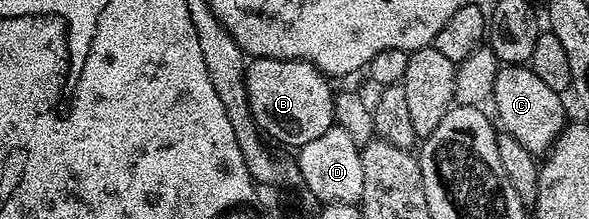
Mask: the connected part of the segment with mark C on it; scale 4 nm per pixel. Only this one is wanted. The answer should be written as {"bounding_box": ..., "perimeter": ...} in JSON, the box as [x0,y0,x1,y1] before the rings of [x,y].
{"bounding_box":[491,65,567,157],"perimeter":[[[505,65],[498,70],[495,77],[495,89],[491,107],[497,110],[496,122],[506,135],[515,137],[523,149],[538,157],[544,156],[553,142],[561,136],[567,116],[561,104],[562,96],[541,80],[527,65]]]}

